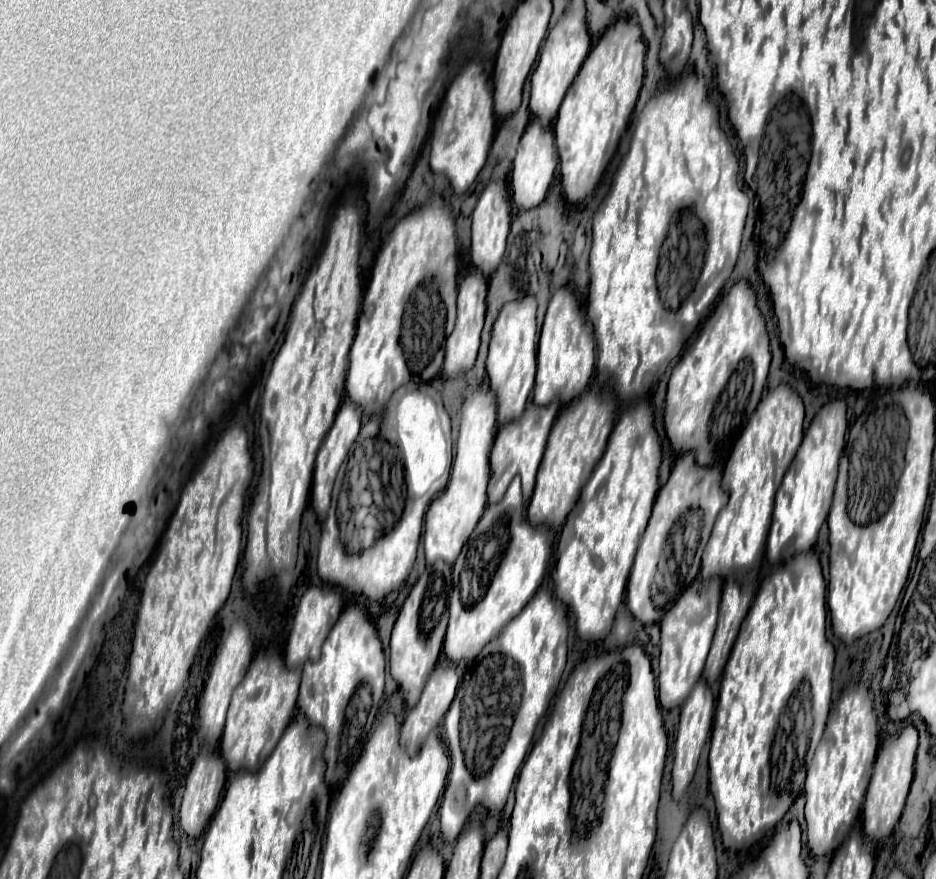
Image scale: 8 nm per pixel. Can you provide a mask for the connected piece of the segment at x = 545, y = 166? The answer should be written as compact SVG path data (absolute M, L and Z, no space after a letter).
M533 119L533 121L529 121L529 125L519 141L517 155L513 161L513 171L511 171L513 203L519 209L537 207L543 201L543 197L553 181L555 169L557 169L557 145L555 145L553 131L551 131L551 127L543 127L537 119Z

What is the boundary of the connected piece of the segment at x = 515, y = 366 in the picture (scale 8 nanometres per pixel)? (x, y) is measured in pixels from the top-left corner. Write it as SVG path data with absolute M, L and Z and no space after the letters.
M527 295L519 301L507 303L493 325L493 335L487 355L487 381L489 387L497 393L499 425L501 421L509 421L509 417L517 417L517 413L521 413L521 409L525 409L525 405L531 399L535 381L535 353L537 353L535 313L537 313L535 297Z

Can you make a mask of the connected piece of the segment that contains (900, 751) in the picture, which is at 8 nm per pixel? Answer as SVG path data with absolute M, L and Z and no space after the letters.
M905 721L903 729L897 737L889 737L887 741L883 741L877 751L873 775L871 775L865 803L863 803L863 827L865 827L867 837L875 843L885 841L893 833L893 827L897 825L897 821L901 817L901 811L903 811L903 805L907 799L907 791L909 791L911 779L913 779L915 751L917 751L917 729L909 721Z

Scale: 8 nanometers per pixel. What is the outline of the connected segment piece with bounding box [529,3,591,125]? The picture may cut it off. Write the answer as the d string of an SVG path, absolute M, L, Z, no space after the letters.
M571 3L563 11L561 19L553 29L549 29L541 49L539 49L539 61L531 77L531 113L539 117L543 125L551 125L551 119L557 115L557 109L573 83L573 77L577 75L577 69L585 61L591 47L591 39L587 33L587 21L585 21L585 7L583 3Z

